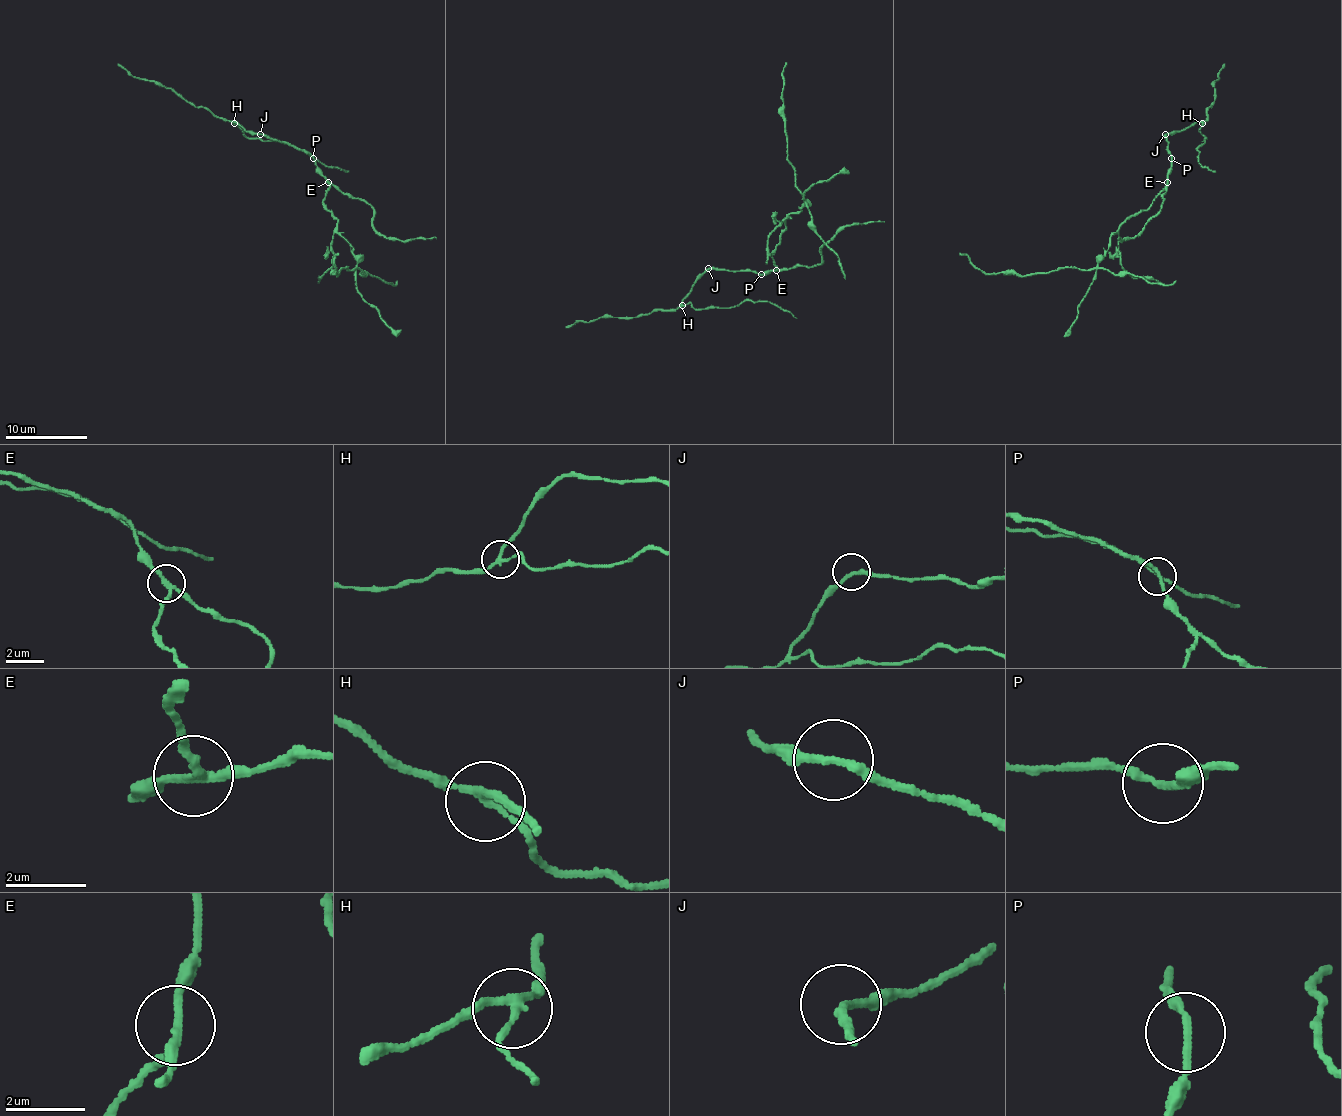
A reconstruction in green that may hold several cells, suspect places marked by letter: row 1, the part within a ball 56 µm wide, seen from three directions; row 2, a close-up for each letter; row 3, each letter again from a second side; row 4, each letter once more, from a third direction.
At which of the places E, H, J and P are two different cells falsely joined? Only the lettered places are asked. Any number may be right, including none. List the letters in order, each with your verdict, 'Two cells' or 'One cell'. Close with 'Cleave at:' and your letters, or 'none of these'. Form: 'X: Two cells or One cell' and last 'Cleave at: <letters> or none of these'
E: Two cells
H: Two cells
J: One cell
P: One cell
Cleave at: E, H

